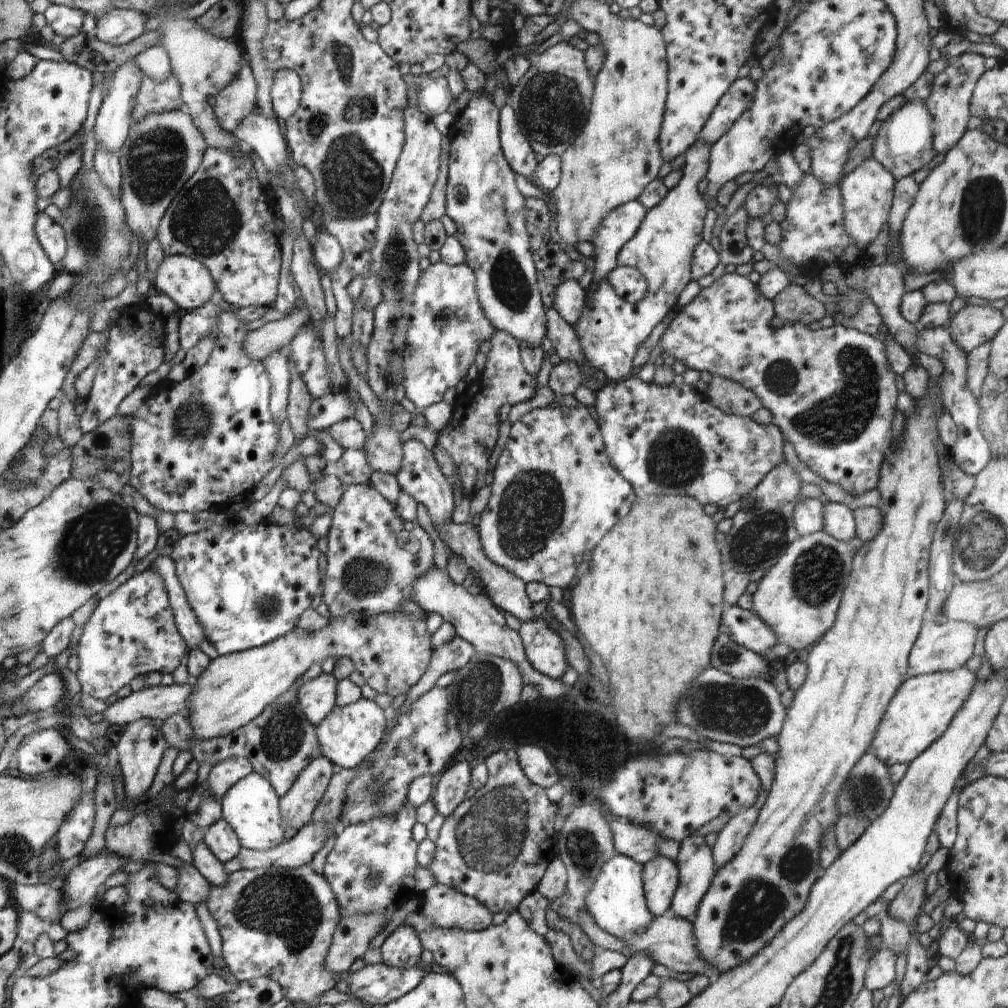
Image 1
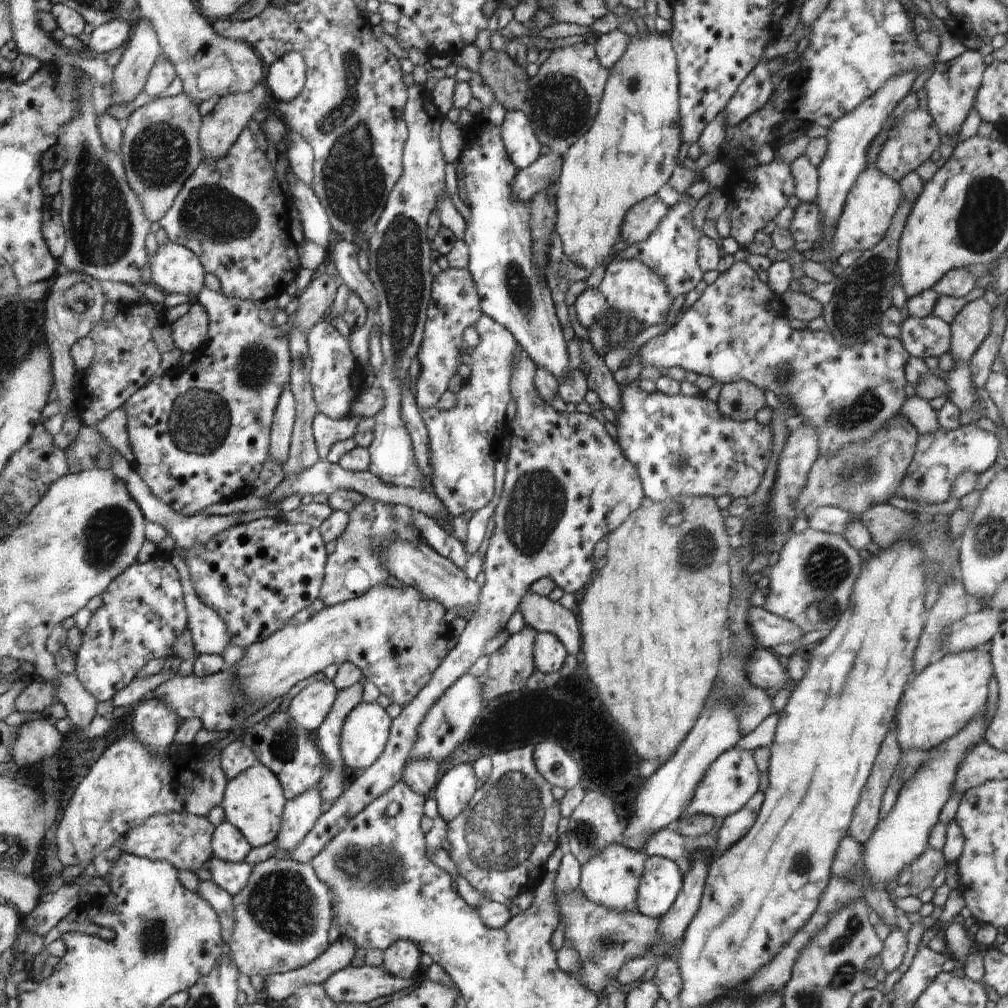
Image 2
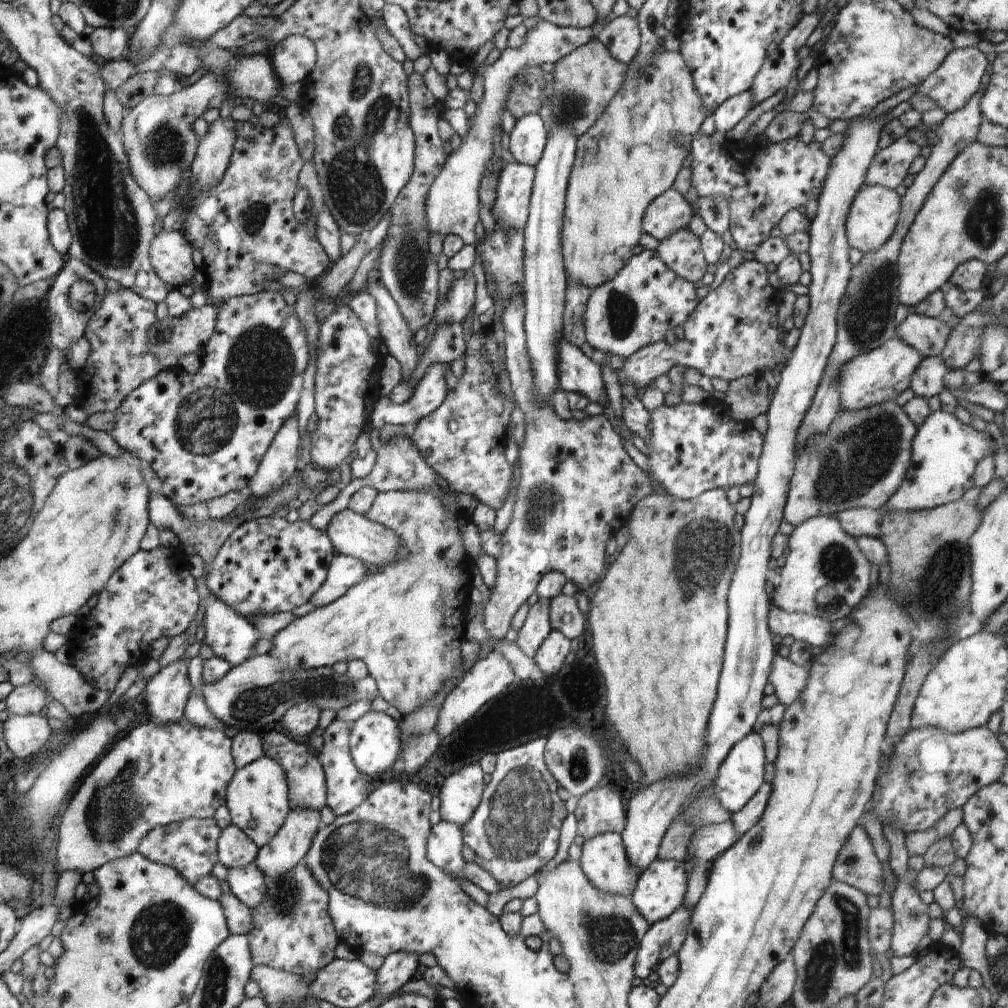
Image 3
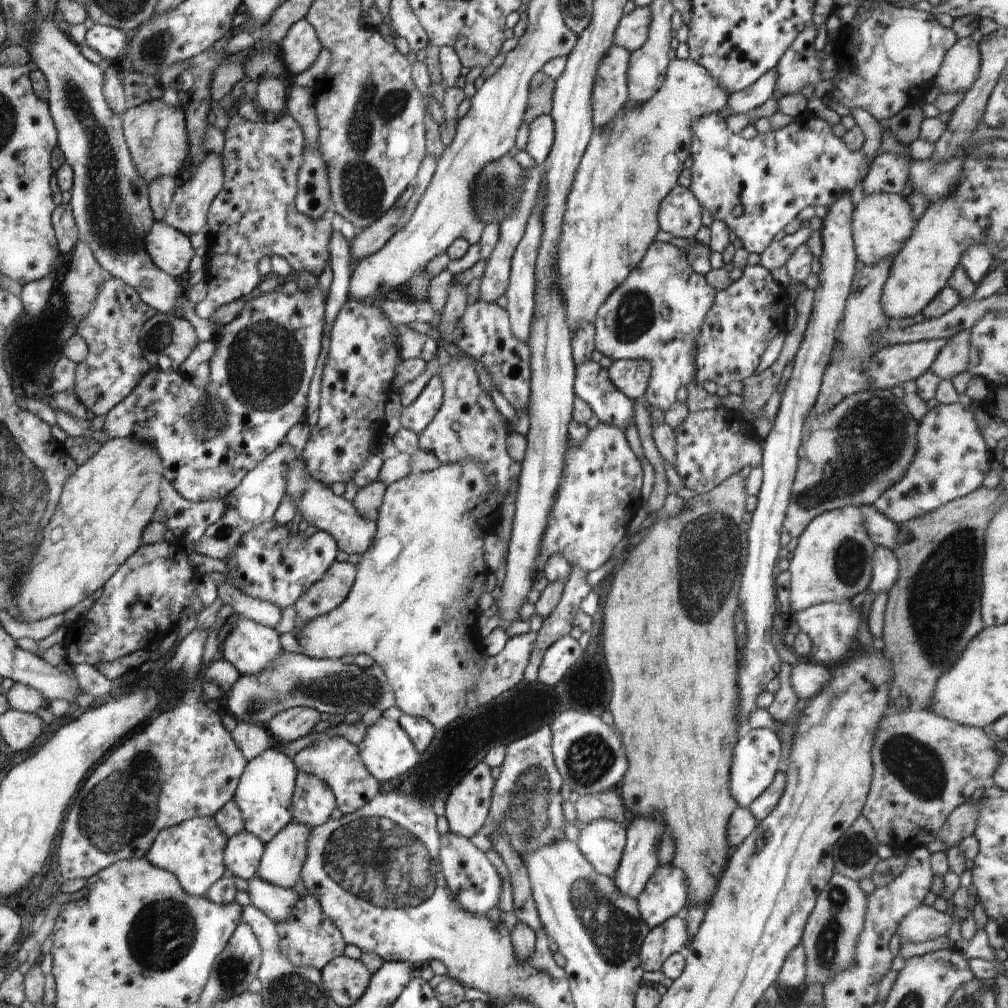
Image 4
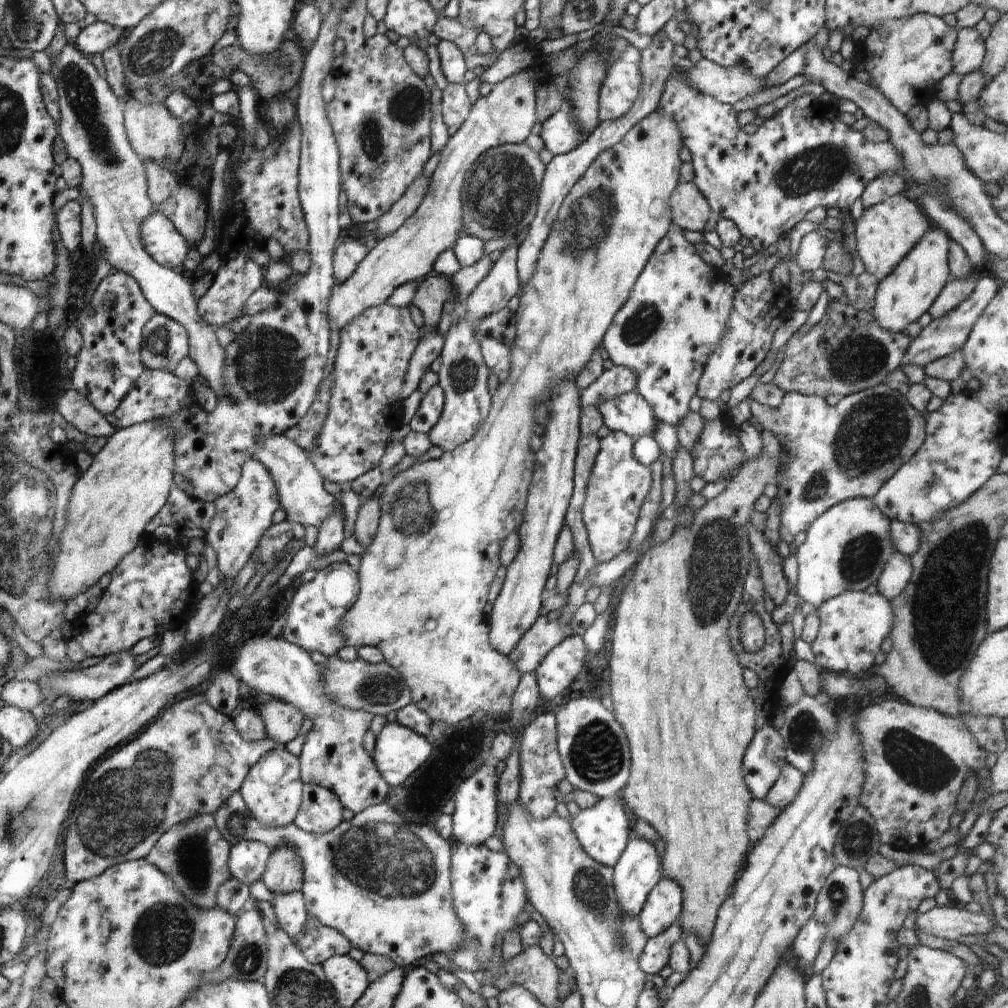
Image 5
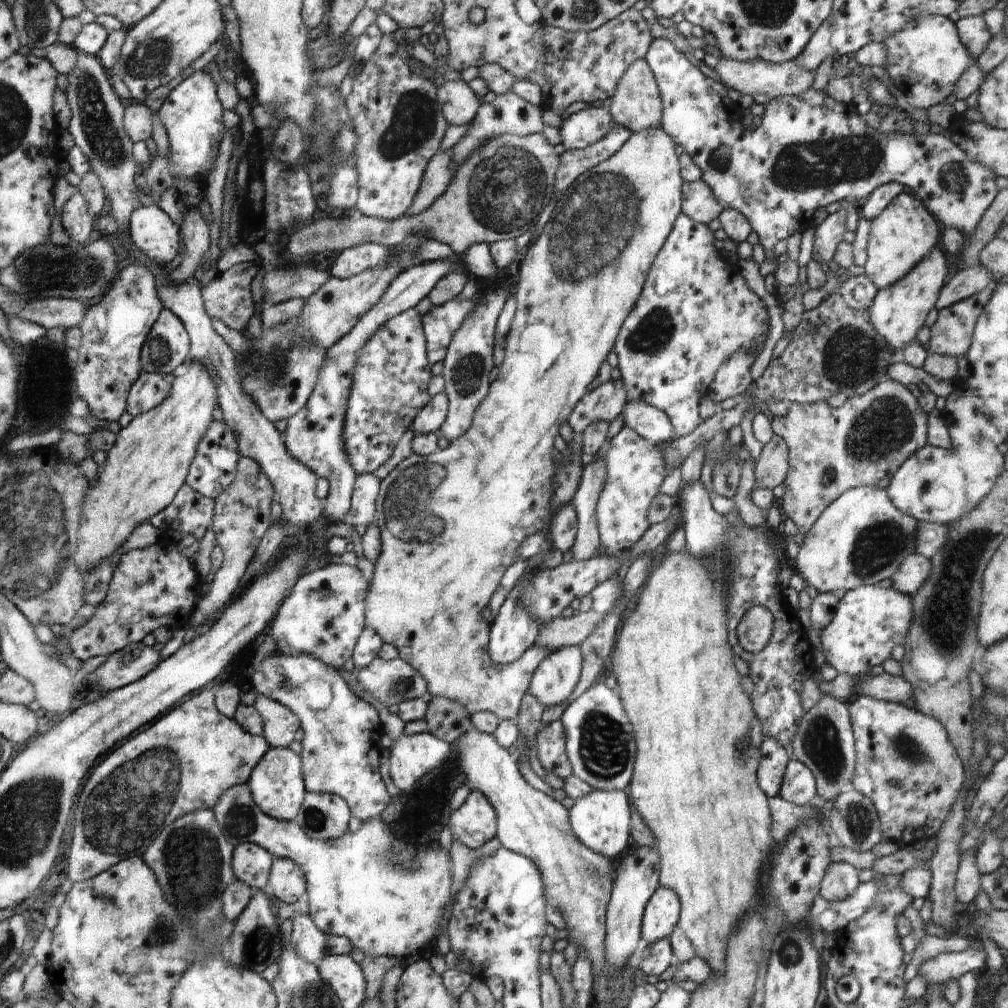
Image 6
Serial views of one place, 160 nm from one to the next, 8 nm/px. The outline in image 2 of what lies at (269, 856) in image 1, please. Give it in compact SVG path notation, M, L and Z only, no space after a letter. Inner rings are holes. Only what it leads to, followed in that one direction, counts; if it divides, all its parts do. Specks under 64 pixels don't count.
M523 350L519 354L511 376L511 396L516 400L517 409L513 420L508 424L510 450L507 454L504 487L500 494L499 505L494 511L494 531L482 565L485 584L474 616L468 620L464 631L448 651L447 658L440 663L430 682L419 692L418 698L403 706L391 728L391 739L388 740L378 762L372 763L363 772L356 773L351 778L343 794L335 800L327 812L316 819L315 826L307 832L306 838L295 846L290 853L291 858L288 859L300 864L308 863L311 858L320 854L363 808L400 781L403 777L403 768L408 762L408 755L419 732L420 723L423 723L429 708L450 688L451 684L467 672L479 656L482 656L484 645L506 628L506 622L518 610L518 603L522 595L529 590L529 586L538 579L549 578L565 593L575 593L580 588L584 588L593 575L595 561L592 551L596 543L605 538L617 521L625 519L631 512L636 512L636 509L640 508L641 500L645 496L641 480L637 475L636 467L623 455L620 445L611 435L610 426L572 408L566 411L554 410L535 389L533 381L535 370L535 362Z

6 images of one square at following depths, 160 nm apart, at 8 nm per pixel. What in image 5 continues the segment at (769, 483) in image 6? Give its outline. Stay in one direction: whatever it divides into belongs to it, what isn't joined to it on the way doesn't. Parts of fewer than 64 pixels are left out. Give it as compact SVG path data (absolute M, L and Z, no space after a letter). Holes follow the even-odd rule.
M763 430L762 452L757 460L748 460L737 470L728 480L728 484L719 495L707 500L704 506L693 512L691 523L678 525L672 532L669 539L661 543L649 543L648 549L640 554L634 574L630 578L628 585L619 599L615 600L612 619L614 622L614 632L612 632L612 658L610 658L610 684L612 684L612 700L614 700L614 714L616 720L622 724L630 752L632 752L632 768L630 769L629 779L624 787L622 800L628 804L632 812L639 819L643 819L658 831L664 839L665 849L661 856L662 874L664 877L675 880L682 889L683 903L682 910L677 916L676 922L680 925L683 936L694 935L702 939L704 944L711 937L713 926L715 925L718 909L723 900L728 898L728 892L732 890L732 884L736 880L736 872L740 871L745 856L752 846L746 832L747 814L750 801L753 799L751 792L744 782L742 761L744 752L754 736L756 728L755 701L748 695L749 688L744 684L742 678L743 666L739 663L736 653L732 650L728 627L732 615L742 600L744 594L743 586L747 577L750 563L755 560L755 554L751 549L748 538L747 524L753 515L755 500L762 495L762 491L768 482L774 482L777 476L779 458L782 456L782 448L778 438L773 432Z

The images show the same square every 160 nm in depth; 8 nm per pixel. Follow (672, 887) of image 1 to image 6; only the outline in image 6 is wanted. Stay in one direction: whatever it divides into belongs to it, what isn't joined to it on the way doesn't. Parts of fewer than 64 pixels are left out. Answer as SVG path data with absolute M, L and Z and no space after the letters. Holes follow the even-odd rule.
M659 886L644 909L641 938L648 944L667 939L677 926L680 911L678 895L670 887Z

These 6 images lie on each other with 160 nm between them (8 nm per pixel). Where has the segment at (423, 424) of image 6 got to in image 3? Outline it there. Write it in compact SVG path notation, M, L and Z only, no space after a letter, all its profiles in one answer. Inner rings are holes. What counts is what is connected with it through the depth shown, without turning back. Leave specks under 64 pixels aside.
M432 364L405 404L398 405L390 398L380 398L372 414L373 429L382 430L386 424L404 427L417 425L422 418L435 412L445 399L444 366Z

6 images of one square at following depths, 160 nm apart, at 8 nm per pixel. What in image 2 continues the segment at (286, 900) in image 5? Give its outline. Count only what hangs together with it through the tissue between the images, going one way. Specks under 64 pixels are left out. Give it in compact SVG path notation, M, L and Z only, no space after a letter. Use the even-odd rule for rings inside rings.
M214 857L209 861L211 879L232 896L237 895L251 878L253 866L244 861L231 863Z

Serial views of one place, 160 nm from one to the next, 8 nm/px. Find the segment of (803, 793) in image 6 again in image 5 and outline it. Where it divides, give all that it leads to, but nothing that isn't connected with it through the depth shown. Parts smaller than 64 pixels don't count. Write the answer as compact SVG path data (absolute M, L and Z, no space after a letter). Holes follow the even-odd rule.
M786 763L780 771L778 780L772 785L763 800L770 806L781 810L796 798L796 793L801 787L804 775L796 767Z

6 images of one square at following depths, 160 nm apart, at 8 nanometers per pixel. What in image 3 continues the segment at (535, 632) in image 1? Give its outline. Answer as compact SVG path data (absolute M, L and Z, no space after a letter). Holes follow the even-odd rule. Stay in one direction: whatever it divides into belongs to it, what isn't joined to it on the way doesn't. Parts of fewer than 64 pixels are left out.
M552 630L534 656L535 662L545 677L551 678L562 669L571 652L571 641L558 630Z

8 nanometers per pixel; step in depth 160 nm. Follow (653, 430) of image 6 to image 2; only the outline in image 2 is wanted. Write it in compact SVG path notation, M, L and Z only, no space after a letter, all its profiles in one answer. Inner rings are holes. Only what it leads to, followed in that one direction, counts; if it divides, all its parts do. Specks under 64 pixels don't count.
M487 116L481 121L476 118L469 125L461 128L462 133L464 132L464 146L460 153L459 164L464 169L463 181L466 189L466 198L463 201L470 207L463 241L469 250L467 269L475 277L475 283L479 285L484 314L498 324L504 325L537 366L543 366L559 379L572 370L573 364L568 359L567 342L562 335L550 289L533 259L533 238L529 227L530 205L528 201L517 199L513 195L513 180L518 170L509 159L506 145L501 137L501 127L491 123Z

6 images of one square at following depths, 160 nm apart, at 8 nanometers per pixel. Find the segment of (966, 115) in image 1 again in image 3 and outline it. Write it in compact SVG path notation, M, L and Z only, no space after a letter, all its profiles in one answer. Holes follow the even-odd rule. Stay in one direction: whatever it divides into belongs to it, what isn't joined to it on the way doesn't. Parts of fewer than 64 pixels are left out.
M978 48L953 49L944 58L940 67L932 72L932 75L928 76L923 84L918 86L917 91L912 96L922 94L922 96L932 98L938 104L938 107L949 115L956 110L960 110L960 108L964 108L972 94L980 89L986 68L988 68L987 56L980 52Z

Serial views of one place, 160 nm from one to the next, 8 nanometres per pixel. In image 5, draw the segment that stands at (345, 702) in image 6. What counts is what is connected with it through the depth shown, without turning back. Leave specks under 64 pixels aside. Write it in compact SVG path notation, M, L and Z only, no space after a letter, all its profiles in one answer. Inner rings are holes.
M266 633L250 637L238 649L233 660L232 670L240 681L245 682L254 692L266 698L288 701L304 712L306 718L313 720L312 729L307 733L299 760L302 762L302 781L331 789L343 801L344 808L358 814L369 806L380 804L387 799L391 786L376 768L375 757L368 748L364 748L364 736L368 736L368 729L372 728L372 713L360 709L349 709L340 706L327 696L324 688L323 674L319 665L312 661L307 650L299 645L287 641L283 636L272 637Z

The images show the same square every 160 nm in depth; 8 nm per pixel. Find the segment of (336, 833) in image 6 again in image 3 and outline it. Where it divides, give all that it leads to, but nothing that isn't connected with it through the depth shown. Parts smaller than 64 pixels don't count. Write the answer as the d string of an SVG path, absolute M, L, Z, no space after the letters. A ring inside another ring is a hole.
M270 727L263 731L260 736L263 738L264 744L264 756L271 756L276 761L279 761L283 765L284 772L287 773L288 787L290 789L290 810L322 810L324 804L328 804L326 800L326 775L322 772L323 766L320 766L320 762L316 760L314 754L308 752L308 748L304 744L298 744L298 742L292 742L286 734L278 732L274 727Z

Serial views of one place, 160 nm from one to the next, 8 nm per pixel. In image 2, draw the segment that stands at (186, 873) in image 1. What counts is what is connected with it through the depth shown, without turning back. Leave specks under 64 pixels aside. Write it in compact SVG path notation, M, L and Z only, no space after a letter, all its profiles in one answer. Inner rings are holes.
M212 879L201 880L197 886L197 892L218 913L223 940L229 942L234 928L233 896L220 888Z

